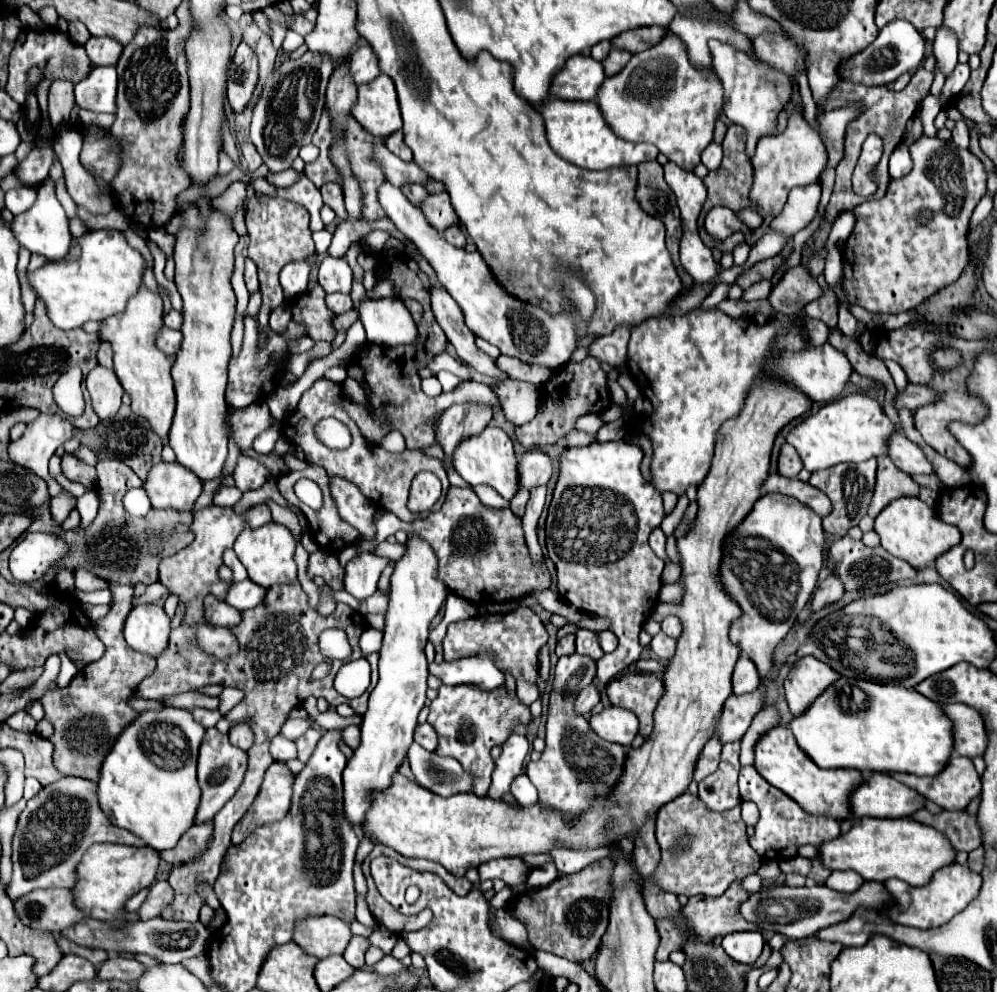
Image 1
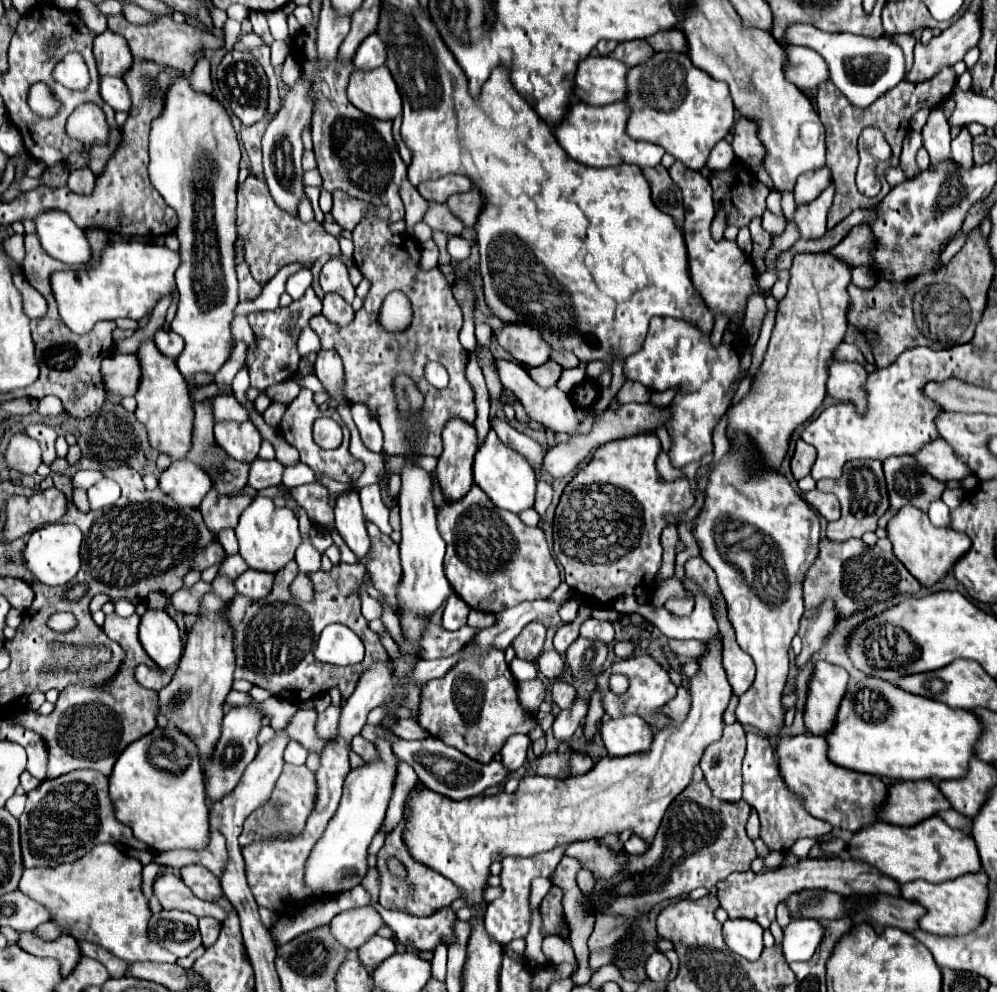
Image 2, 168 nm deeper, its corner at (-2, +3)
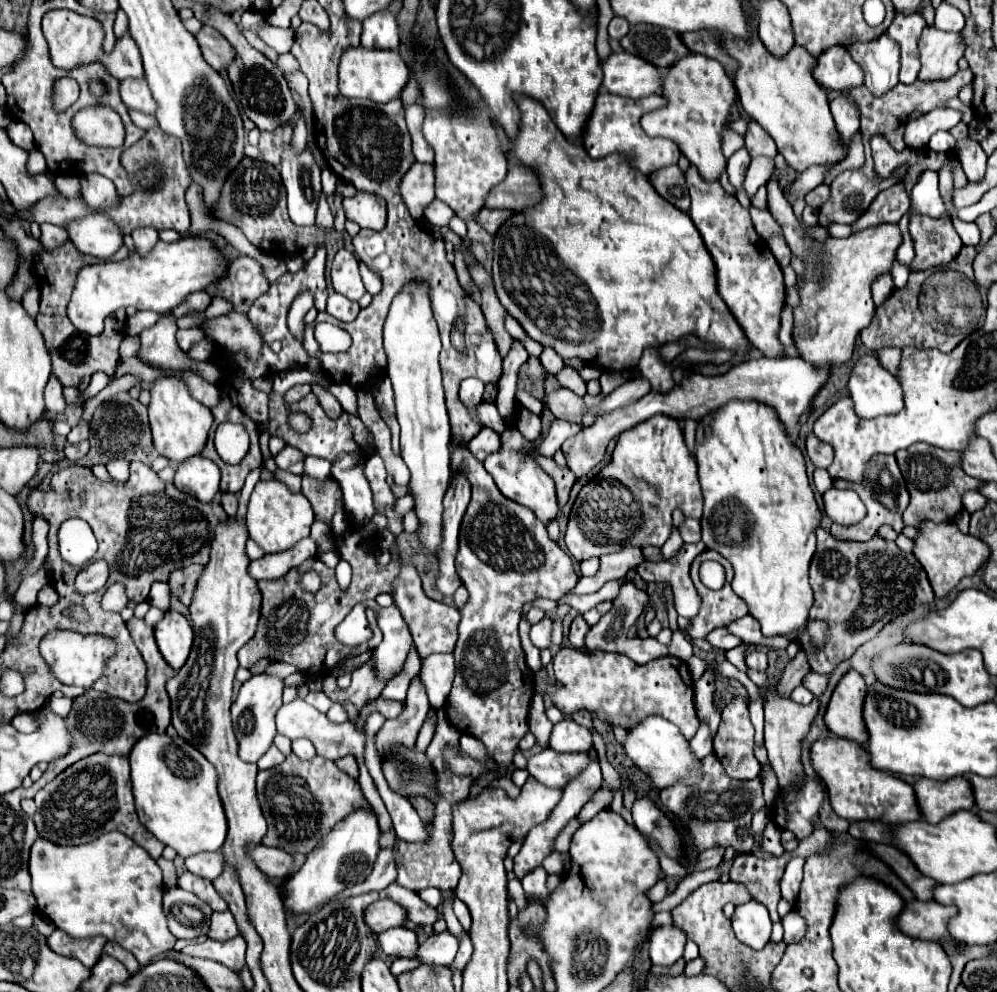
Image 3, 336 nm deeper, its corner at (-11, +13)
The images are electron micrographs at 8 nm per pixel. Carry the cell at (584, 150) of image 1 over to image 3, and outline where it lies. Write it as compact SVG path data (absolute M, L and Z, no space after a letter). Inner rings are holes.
M601 92L595 100L593 112L587 120L587 126L583 130L583 146L589 152L591 158L603 158L607 154L613 152L625 152L627 156L631 156L633 164L643 172L643 174L651 174L663 166L669 164L677 164L679 160L679 148L675 142L667 140L667 138L651 138L643 132L643 128L639 126L639 118L645 112L651 112L655 108L661 108L665 102L665 98L659 94L651 94L639 100L623 100L621 96L611 96L609 92Z

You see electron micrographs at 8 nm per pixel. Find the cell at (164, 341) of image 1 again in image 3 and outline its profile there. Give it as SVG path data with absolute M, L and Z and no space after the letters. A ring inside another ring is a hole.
M189 328L189 330L177 330L177 344L183 352L187 352L191 348L191 344L195 344L197 340L203 338L201 328Z

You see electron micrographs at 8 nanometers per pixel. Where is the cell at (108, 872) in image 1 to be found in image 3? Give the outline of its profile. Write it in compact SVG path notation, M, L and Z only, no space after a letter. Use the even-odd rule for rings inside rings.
M107 832L97 840L81 846L55 846L37 838L31 848L29 872L33 878L33 894L39 902L39 914L45 914L69 936L105 936L129 950L141 966L151 964L155 958L159 958L159 954L171 950L177 942L177 938L167 928L167 918L161 906L161 868L141 846L137 846L129 836L123 836L121 832Z

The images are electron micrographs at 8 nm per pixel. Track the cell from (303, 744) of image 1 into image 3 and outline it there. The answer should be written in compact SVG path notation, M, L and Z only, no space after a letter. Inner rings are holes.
M367 662L365 666L361 666L359 670L353 672L353 680L349 688L339 688L337 680L333 676L327 676L323 680L323 692L339 702L339 704L353 704L357 708L357 712L361 712L365 708L365 704L369 704L369 700L375 700L381 690L383 690L383 682L379 682L371 670L371 662Z

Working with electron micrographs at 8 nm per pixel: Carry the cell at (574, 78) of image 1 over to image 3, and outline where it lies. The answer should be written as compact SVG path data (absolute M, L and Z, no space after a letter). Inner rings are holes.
M611 52L603 62L603 88L615 96L643 98L661 88L661 74L647 60L629 52Z

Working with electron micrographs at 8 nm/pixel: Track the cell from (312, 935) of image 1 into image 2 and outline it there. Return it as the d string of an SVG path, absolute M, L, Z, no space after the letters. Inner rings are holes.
M362 906L346 910L330 922L332 934L348 946L348 950L358 950L366 940L370 940L384 926L380 914L372 906Z

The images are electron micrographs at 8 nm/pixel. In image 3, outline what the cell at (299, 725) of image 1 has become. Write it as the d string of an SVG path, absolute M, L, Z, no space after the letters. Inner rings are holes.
M271 746L271 748L261 756L261 760L257 762L257 766L259 766L259 770L267 770L267 768L275 768L277 764L283 764L283 760L285 760L285 754L279 752L277 746Z

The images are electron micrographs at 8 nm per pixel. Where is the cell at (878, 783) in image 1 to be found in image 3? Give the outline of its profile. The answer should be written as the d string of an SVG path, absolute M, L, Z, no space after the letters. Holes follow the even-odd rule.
M959 776L959 778L951 778L951 780L927 780L927 778L921 778L913 784L913 790L915 790L915 796L917 796L917 806L919 806L919 812L923 816L925 822L929 824L937 824L941 822L945 816L953 814L955 810L971 810L975 806L975 798L973 798L973 790L971 790L971 784Z

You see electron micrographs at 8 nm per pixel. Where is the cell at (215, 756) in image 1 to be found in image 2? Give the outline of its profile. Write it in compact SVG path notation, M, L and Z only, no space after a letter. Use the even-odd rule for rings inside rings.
M248 704L248 706L234 706L226 712L224 722L222 722L222 736L216 744L214 756L212 760L206 764L206 792L210 800L222 800L226 794L230 794L234 790L234 786L238 784L238 780L242 778L246 766L256 758L258 752L258 742L256 736L262 728L262 710L256 704Z

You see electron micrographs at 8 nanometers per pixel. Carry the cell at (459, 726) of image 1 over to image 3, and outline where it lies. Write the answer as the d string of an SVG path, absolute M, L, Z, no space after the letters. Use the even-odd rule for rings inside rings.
M455 444L453 460L455 466L469 478L473 494L459 530L459 552L455 560L457 574L463 586L469 590L469 602L461 610L459 640L453 650L457 672L453 688L447 696L445 712L447 720L455 728L459 728L461 734L479 738L485 744L487 754L497 764L509 766L519 740L525 736L525 732L529 732L527 714L531 696L535 694L533 672L525 662L525 652L521 648L521 640L517 634L517 626L523 612L521 608L525 602L531 602L539 596L551 600L563 598L577 584L579 576L573 570L571 558L549 538L547 526L539 524L539 520L535 520L535 514L531 514L525 506L507 500L495 486L491 474L485 472L483 464L469 450Z

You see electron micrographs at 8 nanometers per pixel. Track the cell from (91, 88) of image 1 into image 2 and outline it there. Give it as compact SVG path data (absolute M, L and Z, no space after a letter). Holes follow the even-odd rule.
M102 76L100 78L100 94L116 112L128 112L130 106L132 106L130 92L128 92L122 78Z

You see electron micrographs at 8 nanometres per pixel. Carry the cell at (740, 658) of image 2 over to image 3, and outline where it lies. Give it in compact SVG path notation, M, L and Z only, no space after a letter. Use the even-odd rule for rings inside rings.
M751 650L751 652L747 652L745 662L751 670L765 672L767 670L767 652L765 650Z

